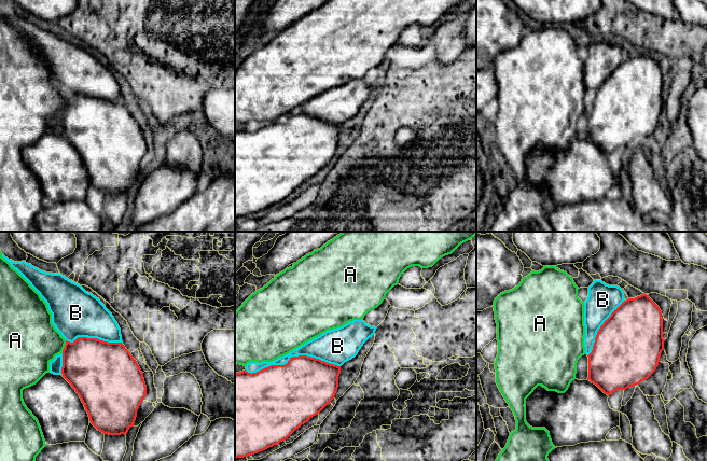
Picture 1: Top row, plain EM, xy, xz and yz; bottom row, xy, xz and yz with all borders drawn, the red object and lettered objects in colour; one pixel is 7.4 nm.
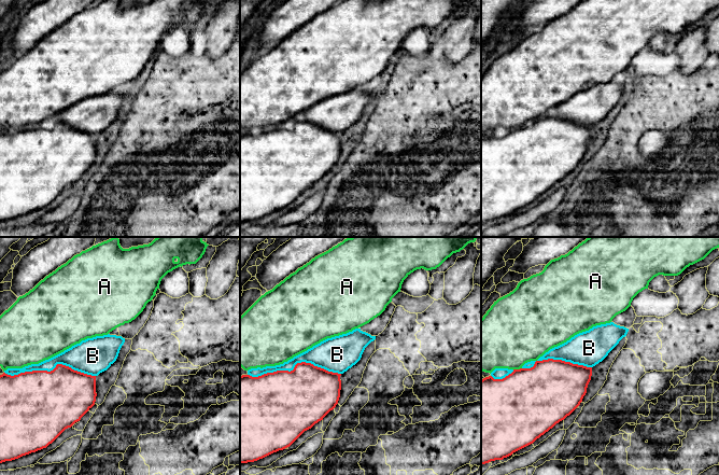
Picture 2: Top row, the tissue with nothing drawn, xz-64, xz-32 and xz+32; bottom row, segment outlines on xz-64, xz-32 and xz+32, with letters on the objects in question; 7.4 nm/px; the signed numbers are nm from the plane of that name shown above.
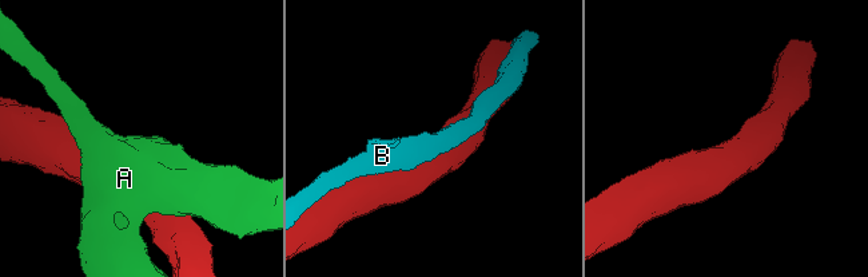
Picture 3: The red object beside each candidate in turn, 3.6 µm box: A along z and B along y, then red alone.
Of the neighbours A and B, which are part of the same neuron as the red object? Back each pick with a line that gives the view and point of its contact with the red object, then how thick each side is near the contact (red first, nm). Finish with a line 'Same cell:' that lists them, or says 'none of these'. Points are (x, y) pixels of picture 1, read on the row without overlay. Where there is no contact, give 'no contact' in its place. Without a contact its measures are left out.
B: meets red in xz at (292, 115); 440 nm thick on the red side, 190 nm on the other
Same cell: B

